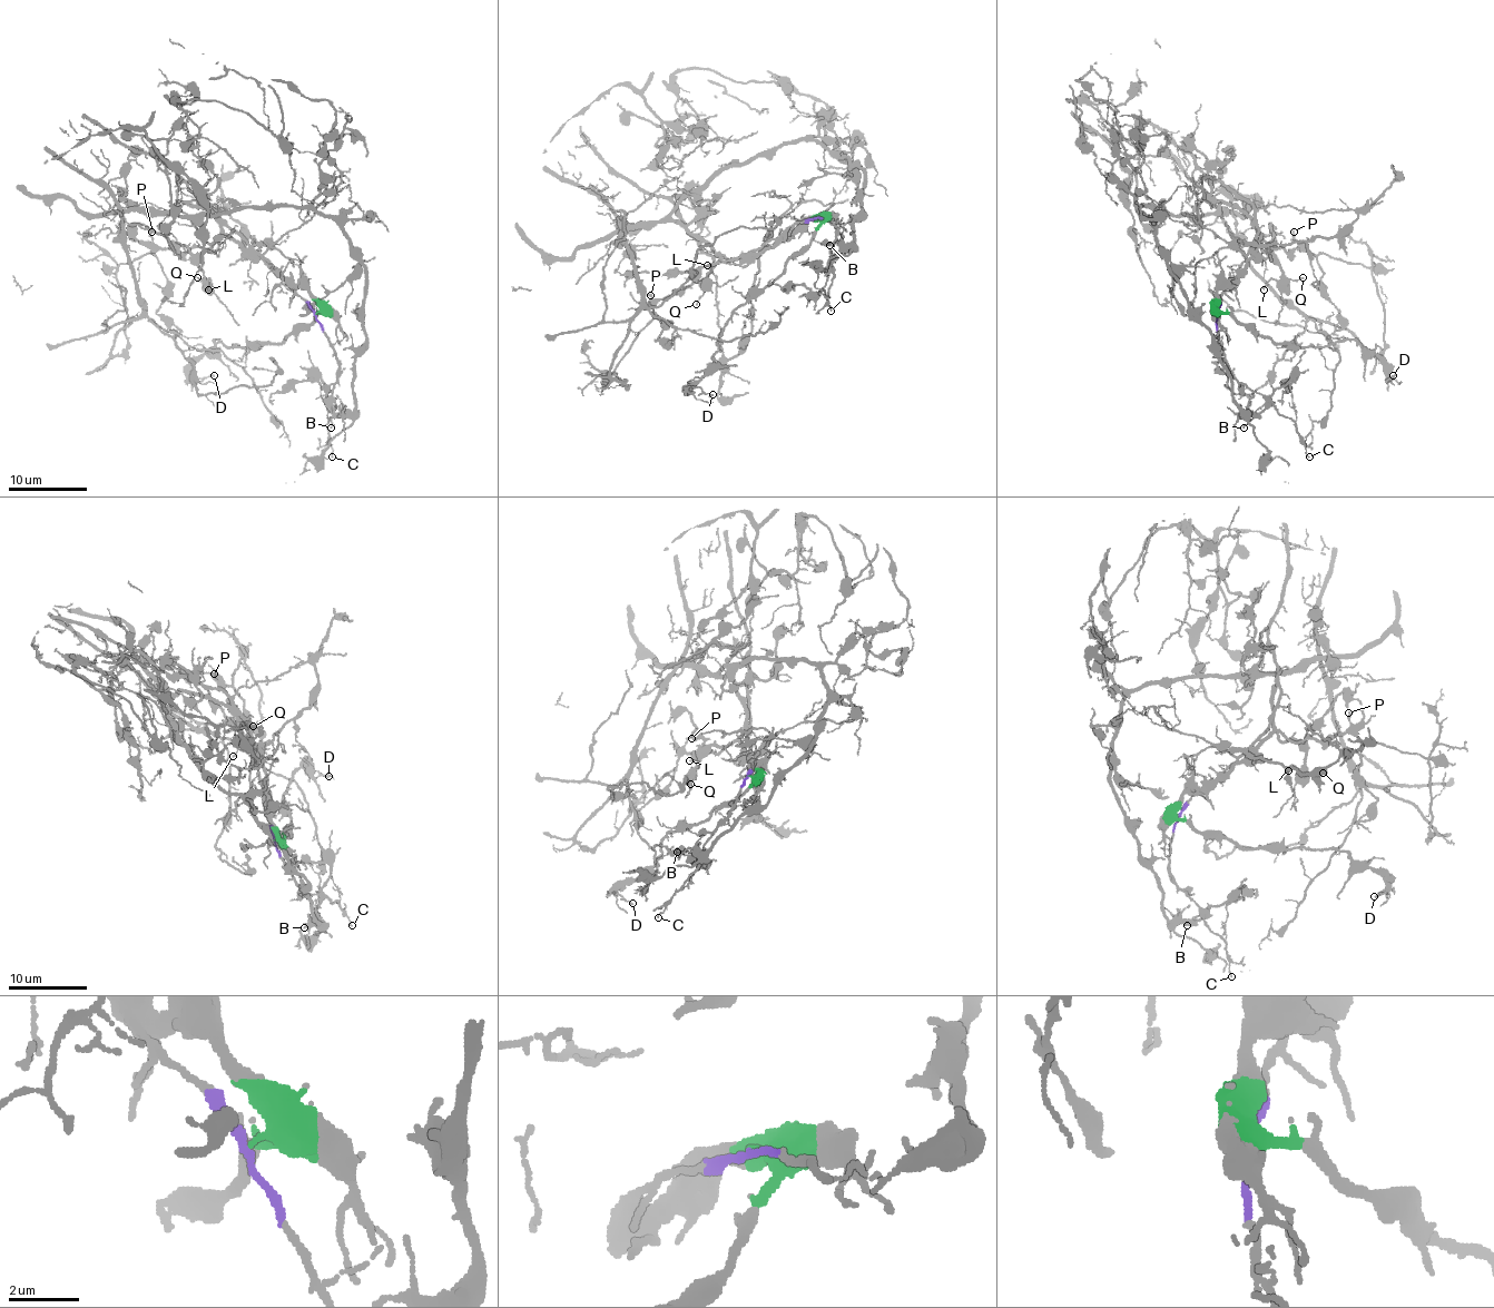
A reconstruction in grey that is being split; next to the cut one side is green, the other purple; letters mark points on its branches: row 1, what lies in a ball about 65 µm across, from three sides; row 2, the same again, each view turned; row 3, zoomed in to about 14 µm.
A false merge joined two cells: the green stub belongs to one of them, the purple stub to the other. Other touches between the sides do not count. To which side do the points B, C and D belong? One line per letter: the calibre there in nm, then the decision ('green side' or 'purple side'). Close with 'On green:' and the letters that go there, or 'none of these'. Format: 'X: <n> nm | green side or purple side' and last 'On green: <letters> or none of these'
B: 110 nm | purple side
C: 130 nm | purple side
D: 160 nm | green side
On green: D

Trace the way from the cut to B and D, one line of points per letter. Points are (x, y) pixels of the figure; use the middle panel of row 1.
B: (815, 217), (826, 219), (836, 229), (831, 266), (833, 247), (828, 245)
D: (815, 217), (818, 219), (816, 233), (808, 243), (731, 314), (710, 369), (690, 386), (713, 394)

